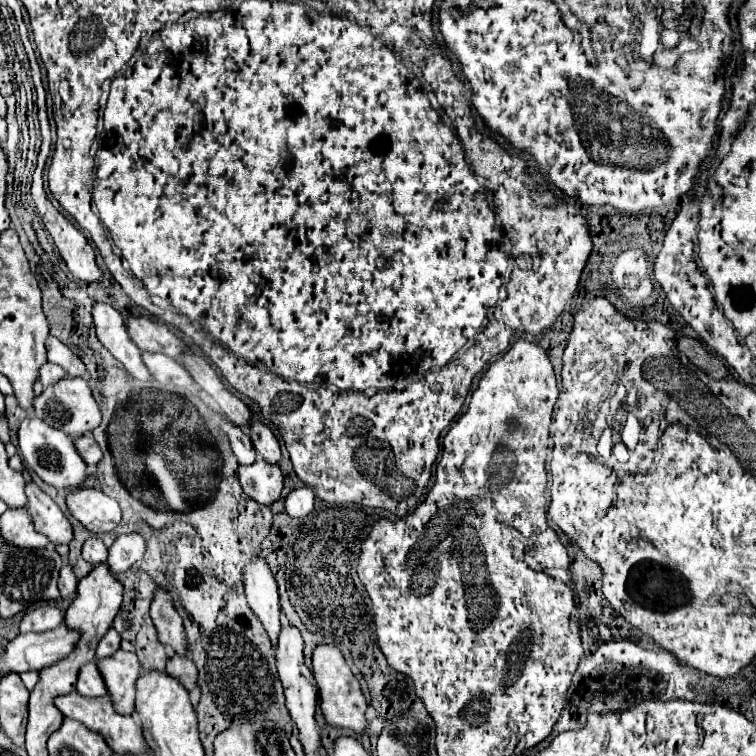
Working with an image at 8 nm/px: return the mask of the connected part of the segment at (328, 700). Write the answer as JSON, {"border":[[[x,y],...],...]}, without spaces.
{"border":[[[330,644],[316,646],[314,652],[312,652],[312,674],[314,674],[316,684],[318,684],[320,708],[322,708],[322,714],[326,718],[326,722],[332,724],[332,726],[350,728],[356,734],[360,734],[366,728],[364,712],[366,712],[368,704],[366,704],[366,698],[364,698],[364,694],[360,690],[358,678],[348,668],[342,652],[336,646],[330,646]]]}

